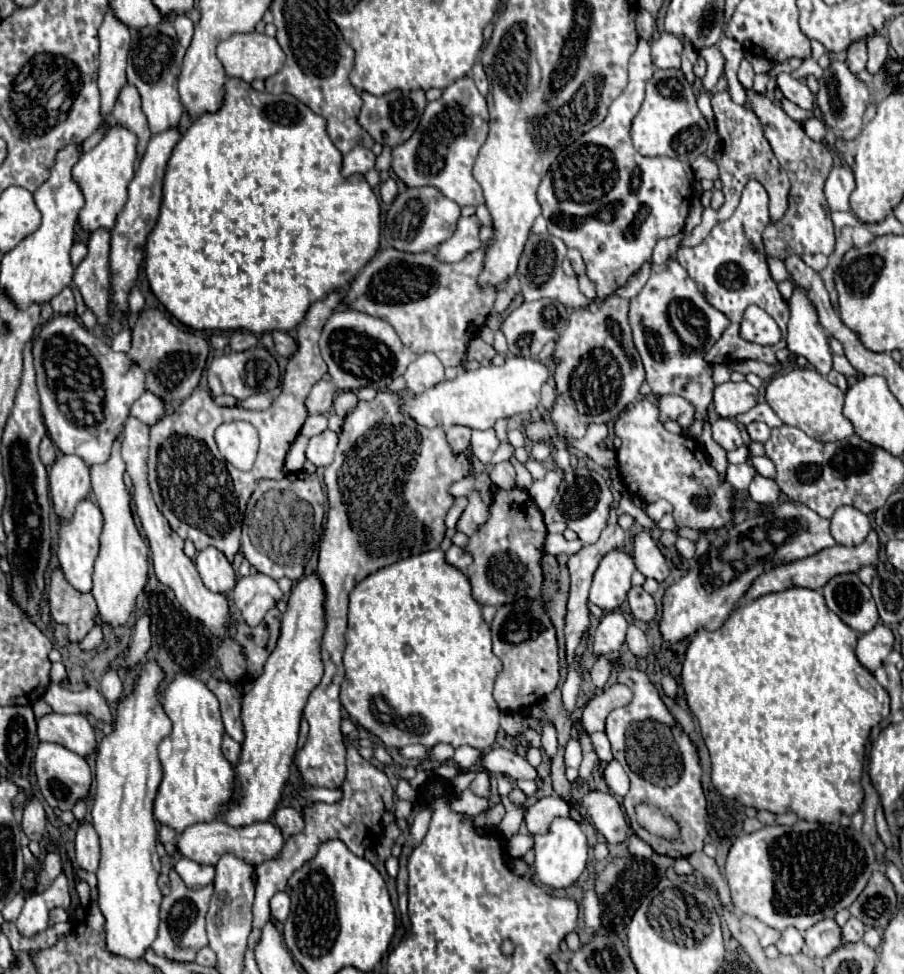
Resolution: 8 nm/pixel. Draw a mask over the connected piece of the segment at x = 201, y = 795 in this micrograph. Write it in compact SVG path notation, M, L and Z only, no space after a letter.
M175 674L161 696L161 704L173 722L173 730L159 744L163 780L155 798L155 818L181 834L187 826L211 822L225 812L229 800L233 798L235 772L221 752L221 738L225 730L219 700L203 680L193 674Z

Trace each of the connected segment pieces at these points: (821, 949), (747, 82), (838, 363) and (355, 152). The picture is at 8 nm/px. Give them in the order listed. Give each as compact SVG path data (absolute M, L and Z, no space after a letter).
M825 918L823 922L817 922L809 930L805 930L803 938L811 956L825 958L841 944L841 928L835 924L835 920Z
M747 60L741 62L737 76L739 76L739 82L743 84L743 88L751 88L751 86L753 86L753 76L755 76L755 72L753 72L753 68L751 68L751 64L749 64Z
M833 354L833 368L835 368L837 372L845 374L847 378L863 378L863 374L859 374L859 372L849 364L849 360L847 360L845 356L837 356L837 354Z
M353 148L345 158L343 158L343 176L353 176L353 174L367 174L375 166L375 156L367 148Z

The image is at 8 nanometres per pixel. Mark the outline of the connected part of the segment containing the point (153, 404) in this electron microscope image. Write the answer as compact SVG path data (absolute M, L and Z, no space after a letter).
M145 392L133 402L133 406L129 410L129 416L139 418L143 424L151 426L163 416L163 412L165 412L165 404L155 394Z

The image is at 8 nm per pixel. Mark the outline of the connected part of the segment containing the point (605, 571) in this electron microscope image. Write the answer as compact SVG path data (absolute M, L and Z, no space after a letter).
M611 550L599 562L589 590L589 602L603 610L619 608L631 588L631 574L635 572L633 558L623 550Z

